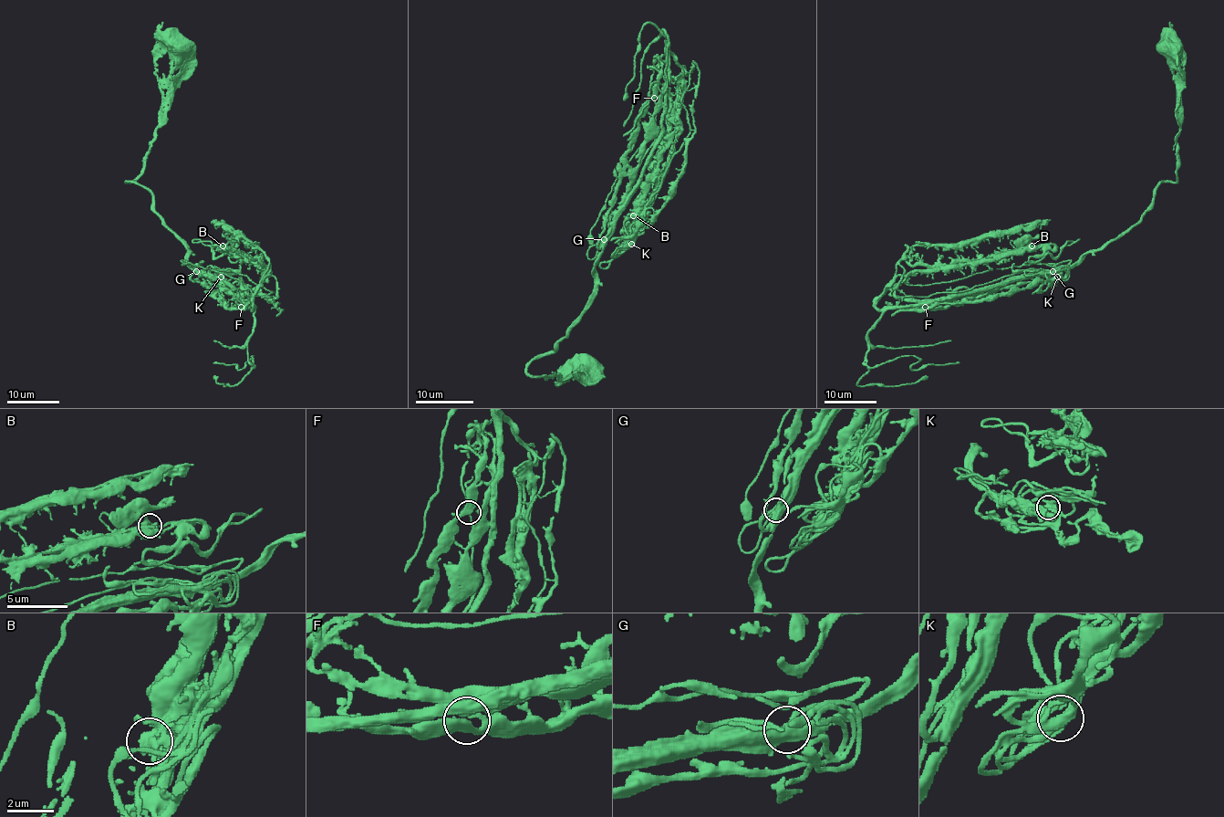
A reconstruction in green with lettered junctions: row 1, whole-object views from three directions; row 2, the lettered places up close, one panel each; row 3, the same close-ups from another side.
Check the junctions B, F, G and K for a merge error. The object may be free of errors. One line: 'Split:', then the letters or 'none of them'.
Split: none of them

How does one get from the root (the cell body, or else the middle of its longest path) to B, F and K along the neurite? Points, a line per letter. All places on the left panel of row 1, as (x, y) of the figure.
B: (177, 45), (162, 123), (126, 182), (150, 193), (195, 270), (249, 300), (268, 275), (223, 246)
F: (177, 45), (162, 123), (144, 171), (126, 182), (150, 193), (188, 261), (219, 284), (216, 298), (241, 307)
K: (177, 45), (162, 123), (126, 182), (150, 193), (195, 270), (240, 300), (271, 275), (276, 296), (220, 277)

